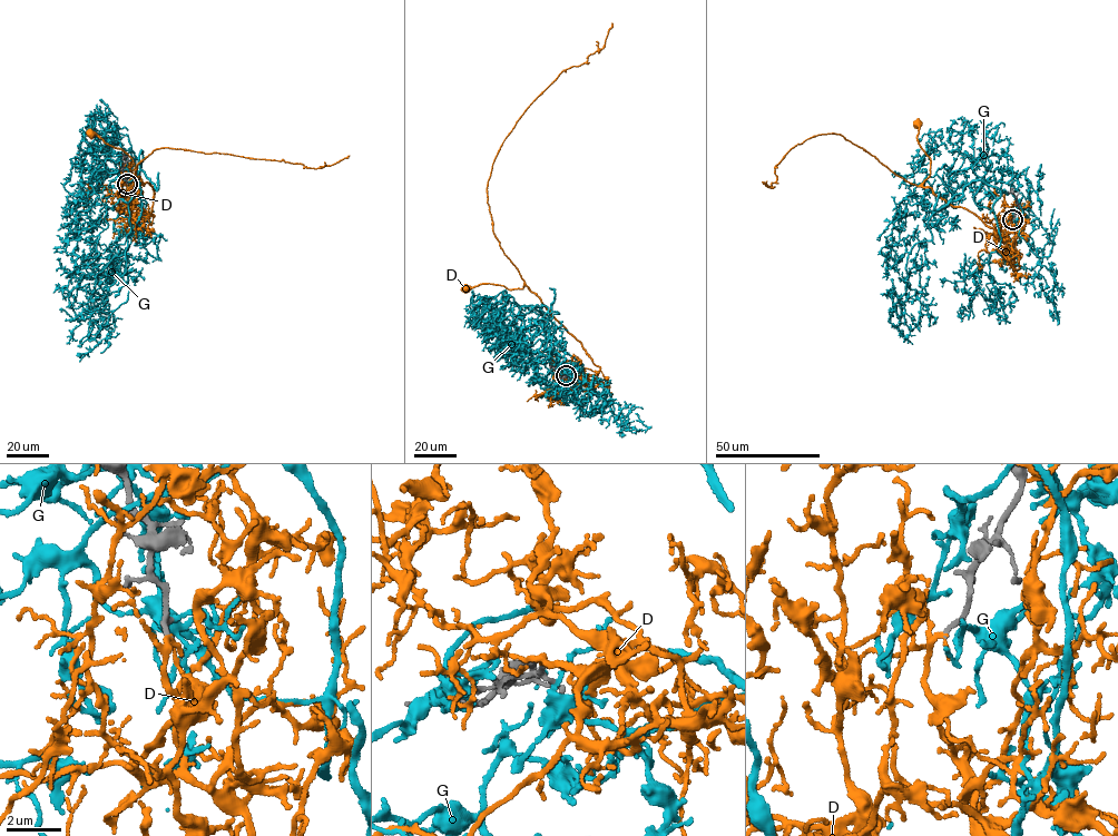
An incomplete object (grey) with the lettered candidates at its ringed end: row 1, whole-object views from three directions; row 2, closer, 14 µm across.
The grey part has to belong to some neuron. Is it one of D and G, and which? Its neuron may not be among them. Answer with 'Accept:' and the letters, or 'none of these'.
Accept: D

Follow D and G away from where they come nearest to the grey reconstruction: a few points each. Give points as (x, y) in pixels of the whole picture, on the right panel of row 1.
D: (1013, 219), (1017, 253), (1007, 259), (996, 232), (923, 186), (930, 166), (918, 121)
G: (1014, 218), (999, 180), (1000, 196), (976, 180), (932, 214), (898, 300), (920, 301), (913, 318)

